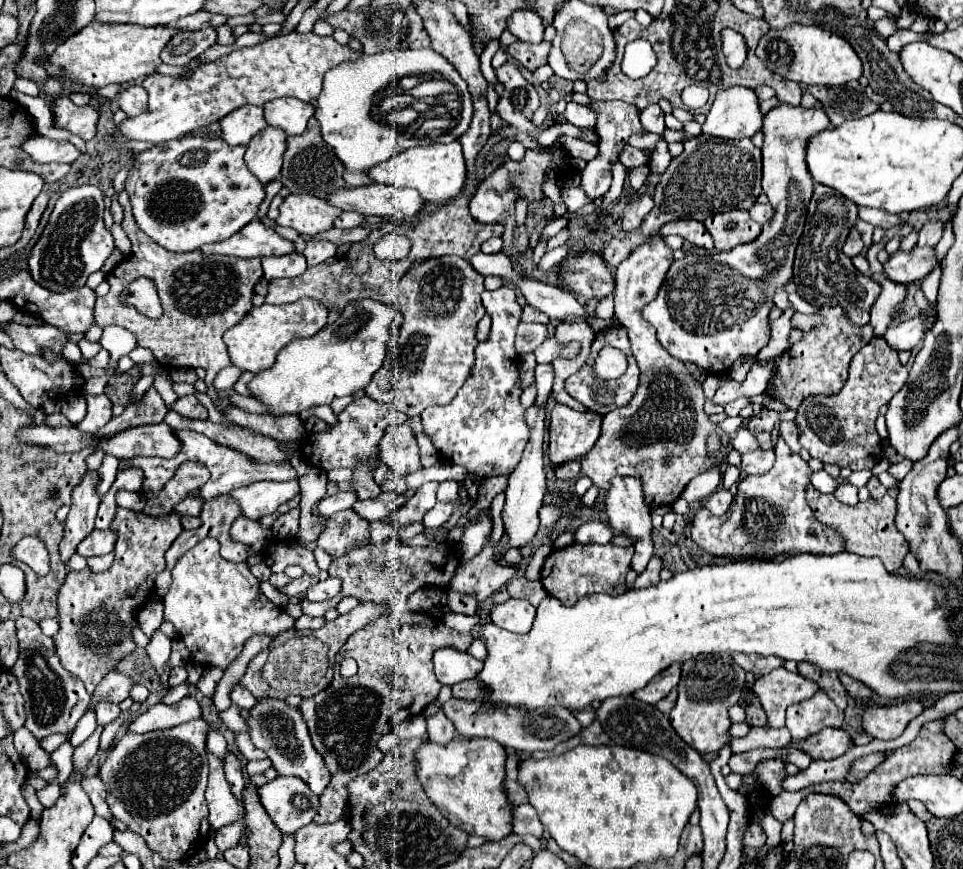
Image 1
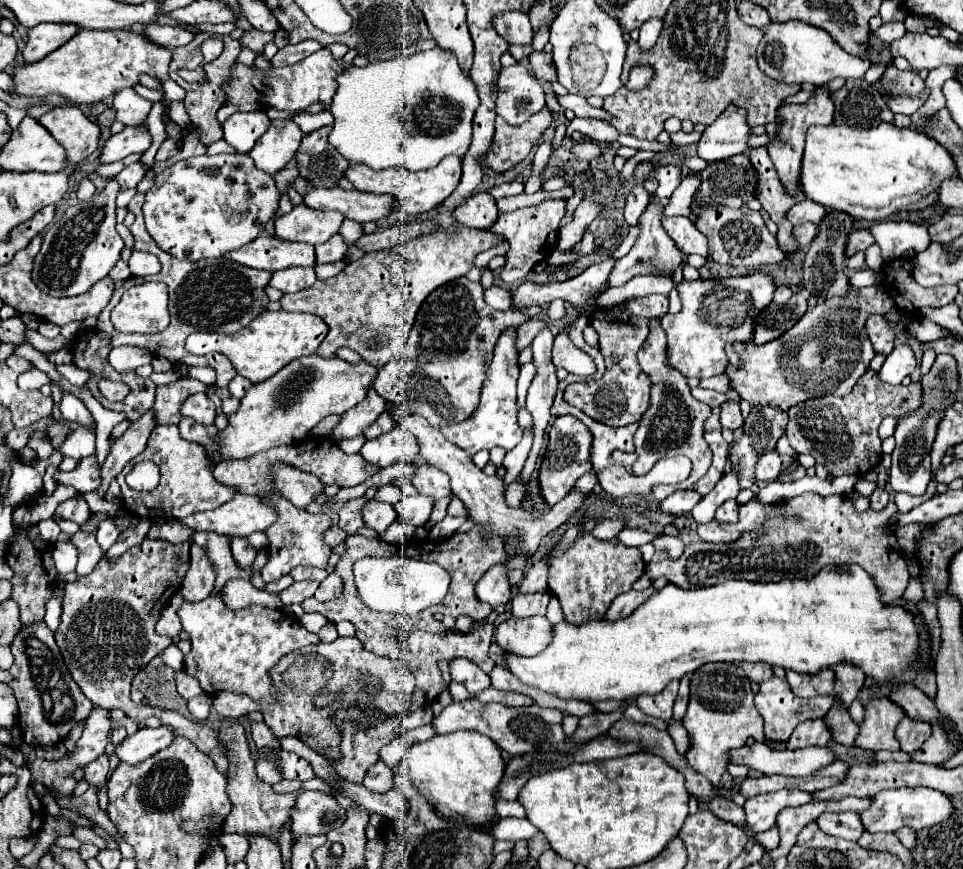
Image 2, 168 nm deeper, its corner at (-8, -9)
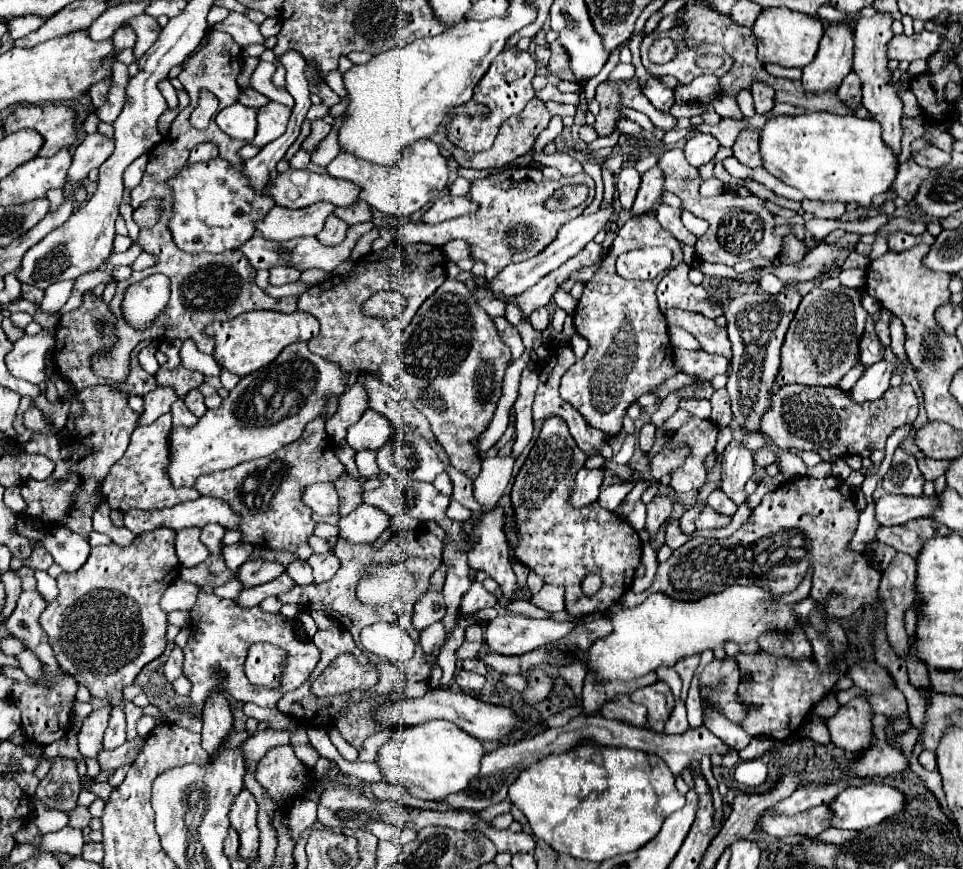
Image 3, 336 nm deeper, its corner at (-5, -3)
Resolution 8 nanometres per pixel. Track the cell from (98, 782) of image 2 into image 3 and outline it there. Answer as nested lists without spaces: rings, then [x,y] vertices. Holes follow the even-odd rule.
[[[108,702],[104,708],[94,710],[82,722],[82,728],[78,734],[78,748],[80,748],[82,756],[96,758],[96,754],[102,750],[102,736],[104,736],[104,730],[108,726],[110,712],[112,712],[112,704]]]

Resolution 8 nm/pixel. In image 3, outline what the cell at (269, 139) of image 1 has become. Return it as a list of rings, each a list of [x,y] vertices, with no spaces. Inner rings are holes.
[[[268,102],[268,104],[260,106],[258,116],[256,116],[256,120],[258,120],[256,136],[254,136],[252,144],[262,148],[262,146],[270,144],[272,140],[276,140],[286,130],[288,118],[290,118],[290,108],[284,104]]]

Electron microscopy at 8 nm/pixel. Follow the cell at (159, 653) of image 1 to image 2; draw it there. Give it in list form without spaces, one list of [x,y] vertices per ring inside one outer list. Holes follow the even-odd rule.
[[[177,594],[169,600],[169,604],[165,606],[165,610],[161,612],[161,620],[155,626],[155,632],[159,636],[169,636],[169,638],[179,636],[181,624],[179,624],[179,618],[177,618],[177,606],[181,606],[181,604],[183,602],[181,602],[181,598],[177,598]]]

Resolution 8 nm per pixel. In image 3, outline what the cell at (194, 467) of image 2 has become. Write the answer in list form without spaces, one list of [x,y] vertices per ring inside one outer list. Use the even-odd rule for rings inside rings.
[[[162,414],[154,424],[138,426],[132,432],[130,446],[122,460],[114,464],[110,476],[102,484],[102,494],[112,510],[156,510],[156,508],[170,508],[182,504],[186,500],[198,498],[196,488],[174,488],[166,476],[166,464],[170,464],[170,450],[168,450],[168,434],[172,430],[172,416]]]

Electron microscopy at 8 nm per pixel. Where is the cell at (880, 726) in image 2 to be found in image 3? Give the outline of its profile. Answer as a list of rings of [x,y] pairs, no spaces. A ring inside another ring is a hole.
[[[854,698],[838,708],[838,712],[830,716],[830,722],[826,720],[834,746],[850,752],[866,748],[866,744],[870,744],[870,718],[872,708],[866,698]]]

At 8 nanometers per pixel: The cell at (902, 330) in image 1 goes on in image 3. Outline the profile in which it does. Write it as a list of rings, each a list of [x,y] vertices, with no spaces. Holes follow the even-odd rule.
[[[880,360],[878,364],[864,370],[864,374],[858,378],[858,382],[850,388],[850,398],[856,404],[878,400],[888,388],[890,388],[890,376],[894,372],[894,364]]]

